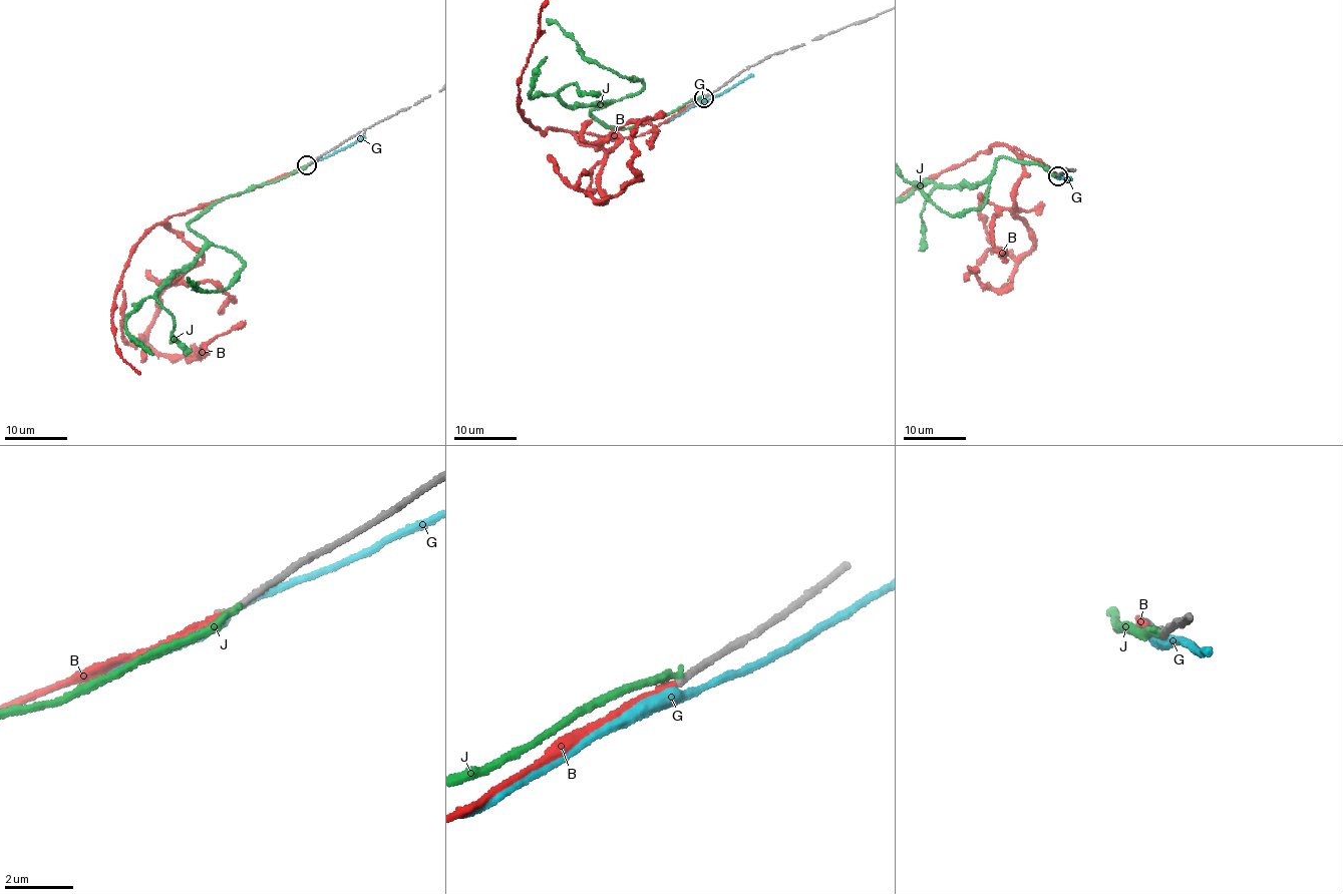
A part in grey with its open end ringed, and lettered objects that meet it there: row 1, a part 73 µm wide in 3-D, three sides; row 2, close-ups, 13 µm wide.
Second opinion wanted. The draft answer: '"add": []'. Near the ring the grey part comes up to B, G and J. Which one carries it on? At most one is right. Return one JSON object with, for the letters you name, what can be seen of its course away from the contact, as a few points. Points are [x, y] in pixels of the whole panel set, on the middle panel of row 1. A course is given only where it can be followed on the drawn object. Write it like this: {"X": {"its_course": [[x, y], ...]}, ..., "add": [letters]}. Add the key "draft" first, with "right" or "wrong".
{"draft": "wrong", "add": ["B"]}

